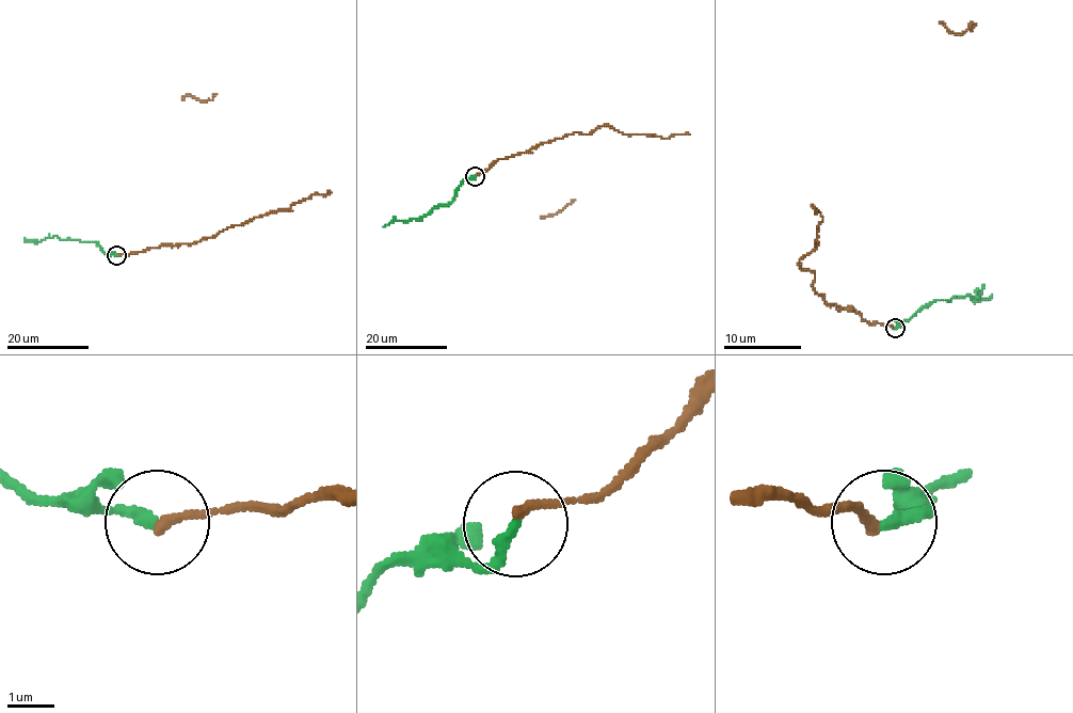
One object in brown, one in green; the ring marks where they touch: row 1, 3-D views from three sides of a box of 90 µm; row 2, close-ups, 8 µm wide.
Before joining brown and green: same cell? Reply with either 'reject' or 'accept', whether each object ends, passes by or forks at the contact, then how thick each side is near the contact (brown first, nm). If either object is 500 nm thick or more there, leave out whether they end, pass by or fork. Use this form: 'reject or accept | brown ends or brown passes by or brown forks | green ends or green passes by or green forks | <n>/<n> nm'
accept | brown ends | green ends | 220/240 nm

